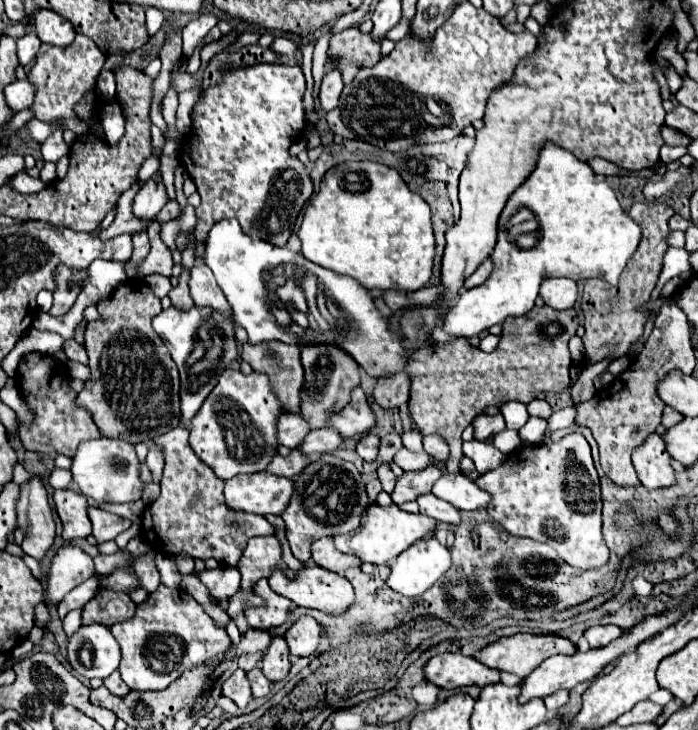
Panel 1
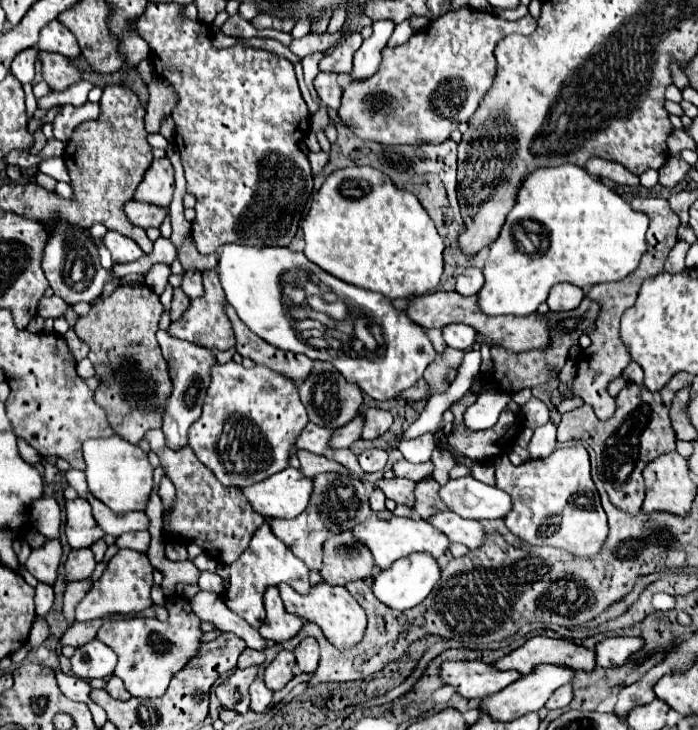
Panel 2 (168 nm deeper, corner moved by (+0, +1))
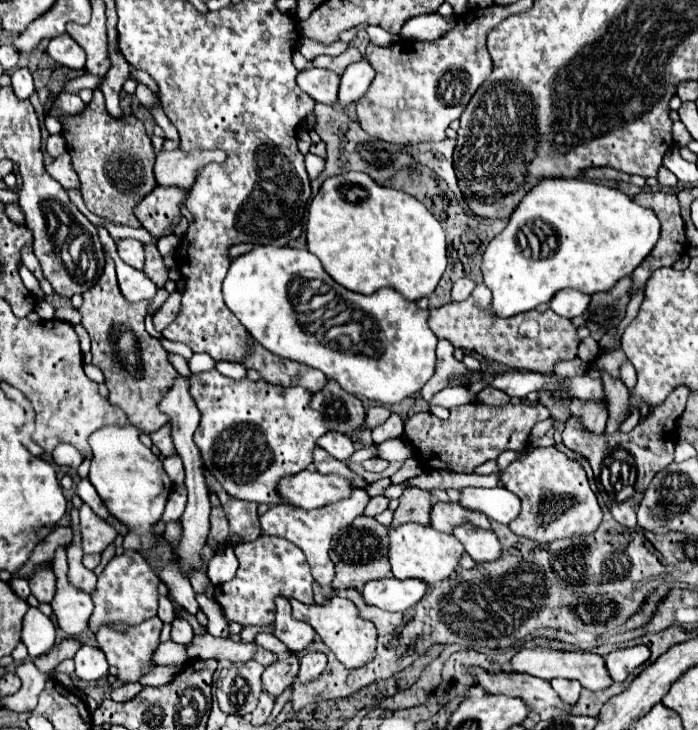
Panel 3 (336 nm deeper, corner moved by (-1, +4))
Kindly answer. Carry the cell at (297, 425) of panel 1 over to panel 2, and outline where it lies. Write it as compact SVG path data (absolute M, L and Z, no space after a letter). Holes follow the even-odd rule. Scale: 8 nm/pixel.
M307 423L299 439L295 441L295 449L307 449L317 455L327 455L329 437L331 437L331 431L327 431L325 427L315 427L315 423Z

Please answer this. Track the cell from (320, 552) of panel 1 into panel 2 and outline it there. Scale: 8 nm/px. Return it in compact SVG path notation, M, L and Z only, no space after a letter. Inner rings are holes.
M349 531L333 535L323 543L321 575L329 585L345 585L355 579L373 575L373 555L357 543Z

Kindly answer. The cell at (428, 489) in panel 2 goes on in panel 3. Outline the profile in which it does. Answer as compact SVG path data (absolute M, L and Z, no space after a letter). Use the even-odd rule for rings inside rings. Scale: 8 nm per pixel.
M442 502L434 504L434 508L432 508L432 526L438 532L452 534L452 528L462 526L462 524L474 524L478 528L490 528L488 518L480 512L466 510L460 504L442 504Z

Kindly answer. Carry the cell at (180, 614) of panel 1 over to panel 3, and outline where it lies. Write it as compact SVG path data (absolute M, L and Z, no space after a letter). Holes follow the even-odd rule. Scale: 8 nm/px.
M154 616L150 620L144 620L138 626L128 628L126 632L118 632L118 630L112 630L110 626L102 626L98 630L98 634L96 634L96 642L98 642L98 648L104 650L108 664L118 668L118 678L120 680L138 682L144 674L148 674L154 668L154 664L150 662L150 658L152 658L154 650L158 648L160 630L162 630L162 622L160 622L158 616Z

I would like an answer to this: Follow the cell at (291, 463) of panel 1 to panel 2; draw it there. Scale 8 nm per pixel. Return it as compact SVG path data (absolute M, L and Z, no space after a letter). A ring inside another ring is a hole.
M301 451L299 459L301 459L301 473L305 477L315 477L315 475L327 473L327 471L345 471L337 461L327 459L323 455L315 455L311 451Z

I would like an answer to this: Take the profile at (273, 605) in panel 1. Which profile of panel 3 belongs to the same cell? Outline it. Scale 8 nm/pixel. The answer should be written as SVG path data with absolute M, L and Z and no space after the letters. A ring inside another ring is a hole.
M286 598L276 600L274 636L282 640L290 652L302 652L316 640L316 632L312 626L292 618L292 608Z

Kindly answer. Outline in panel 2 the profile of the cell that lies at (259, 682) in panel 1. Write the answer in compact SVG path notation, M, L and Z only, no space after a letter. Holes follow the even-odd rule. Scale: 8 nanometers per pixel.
M259 675L251 685L251 709L263 713L271 705L271 689L265 687L263 677Z

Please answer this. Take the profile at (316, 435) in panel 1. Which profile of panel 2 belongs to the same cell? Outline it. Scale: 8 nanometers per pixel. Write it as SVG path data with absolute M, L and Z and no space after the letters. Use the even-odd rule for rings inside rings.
M355 417L351 423L335 429L331 435L331 449L343 449L349 447L353 441L357 441L361 435L361 425L363 425L361 417Z

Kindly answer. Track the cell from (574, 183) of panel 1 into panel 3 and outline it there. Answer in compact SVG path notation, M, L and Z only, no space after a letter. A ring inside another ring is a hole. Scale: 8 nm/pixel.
M542 180L522 198L506 230L500 232L484 252L482 274L484 284L494 294L492 310L502 318L510 318L550 302L552 296L564 288L574 288L584 294L608 292L620 278L630 276L634 268L642 264L658 238L660 220L656 214L638 206L624 192L590 180ZM534 220L544 220L556 232L558 248L546 258L524 256L518 242L520 228Z

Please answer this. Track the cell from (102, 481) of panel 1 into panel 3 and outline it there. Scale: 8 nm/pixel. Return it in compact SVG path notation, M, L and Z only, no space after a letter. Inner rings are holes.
M124 424L124 426L108 426L108 428L100 428L90 436L90 446L94 450L94 458L92 458L92 466L90 466L90 474L88 480L92 482L92 486L96 488L96 492L100 494L102 502L106 504L108 512L126 526L128 534L124 536L124 550L134 550L134 552L148 552L150 548L158 546L162 540L162 534L154 534L154 524L162 518L164 514L164 506L168 502L168 496L174 488L174 484L168 480L168 474L162 468L162 460L140 442L140 430L132 424Z

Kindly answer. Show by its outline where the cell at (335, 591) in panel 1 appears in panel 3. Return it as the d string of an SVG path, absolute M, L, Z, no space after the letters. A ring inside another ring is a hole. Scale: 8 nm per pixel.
M334 596L330 600L326 600L326 604L312 604L306 606L302 602L290 600L292 604L292 616L296 620L302 620L306 624L310 624L318 636L322 638L322 642L334 652L334 656L346 666L346 668L360 668L364 664L368 664L370 660L374 660L376 656L376 628L372 622L358 618L358 610L356 606L348 600L348 598L340 598Z

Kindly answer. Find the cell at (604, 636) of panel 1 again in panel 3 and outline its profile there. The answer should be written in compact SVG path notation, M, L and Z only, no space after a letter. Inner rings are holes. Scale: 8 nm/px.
M632 646L632 648L620 648L606 658L606 668L614 682L624 682L638 666L642 666L646 660L650 660L650 650L646 646Z

